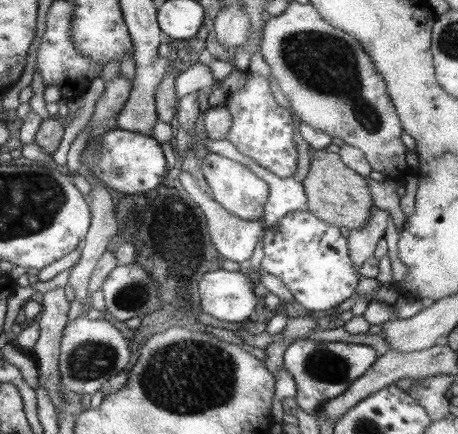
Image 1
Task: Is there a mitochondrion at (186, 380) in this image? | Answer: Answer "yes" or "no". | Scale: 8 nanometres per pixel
yes

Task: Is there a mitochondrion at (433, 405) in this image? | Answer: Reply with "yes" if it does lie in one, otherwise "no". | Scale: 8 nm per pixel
no

